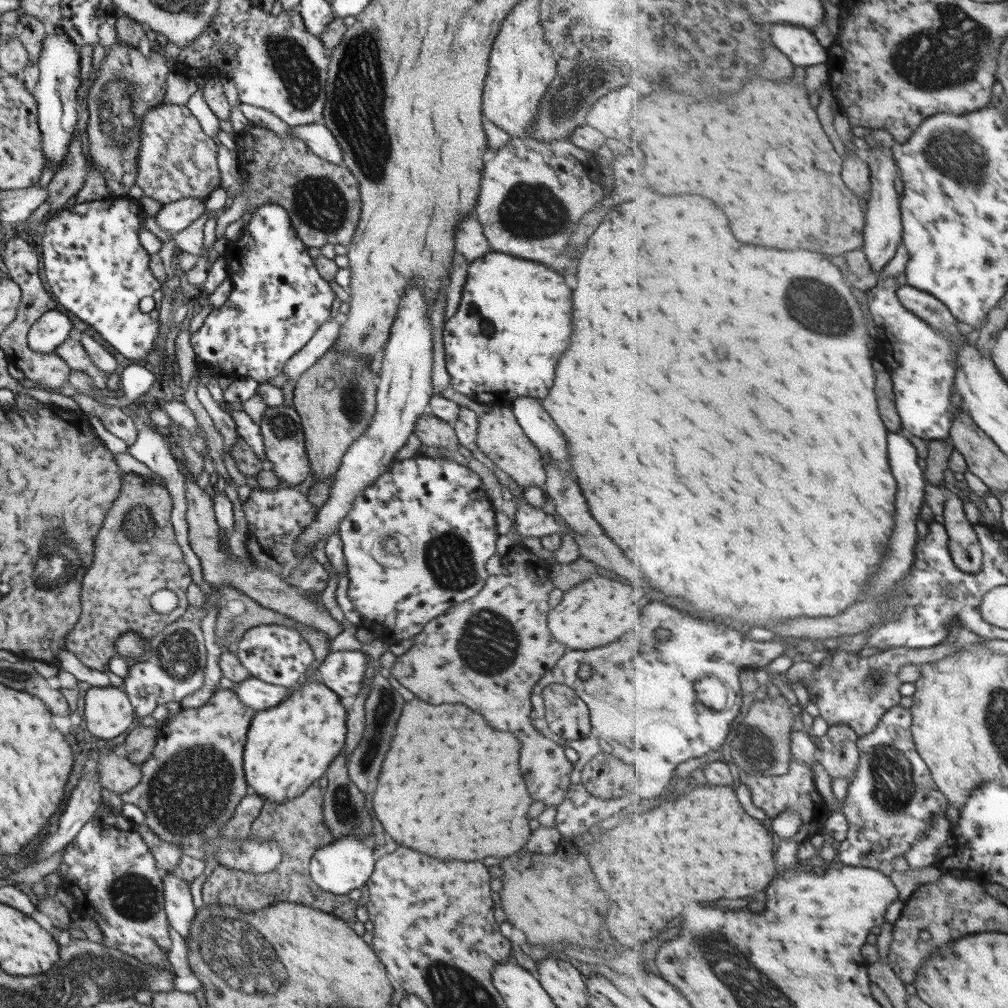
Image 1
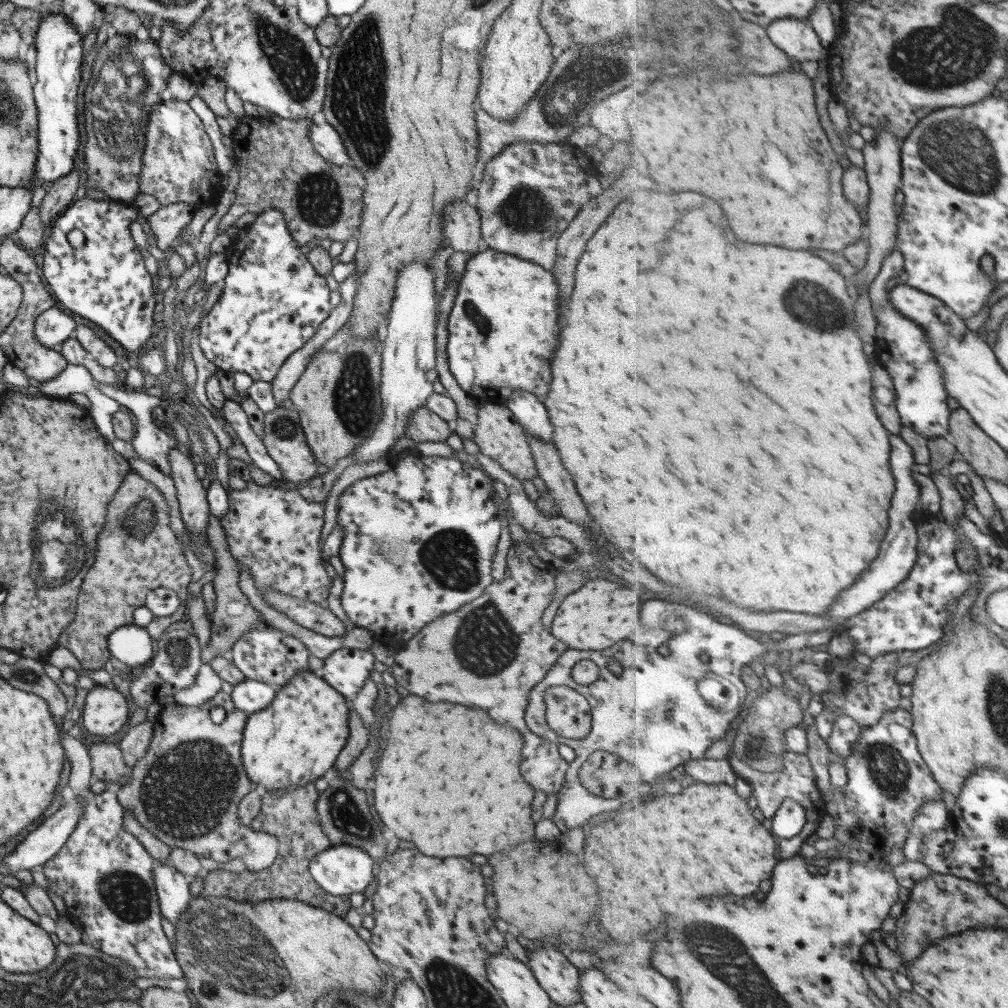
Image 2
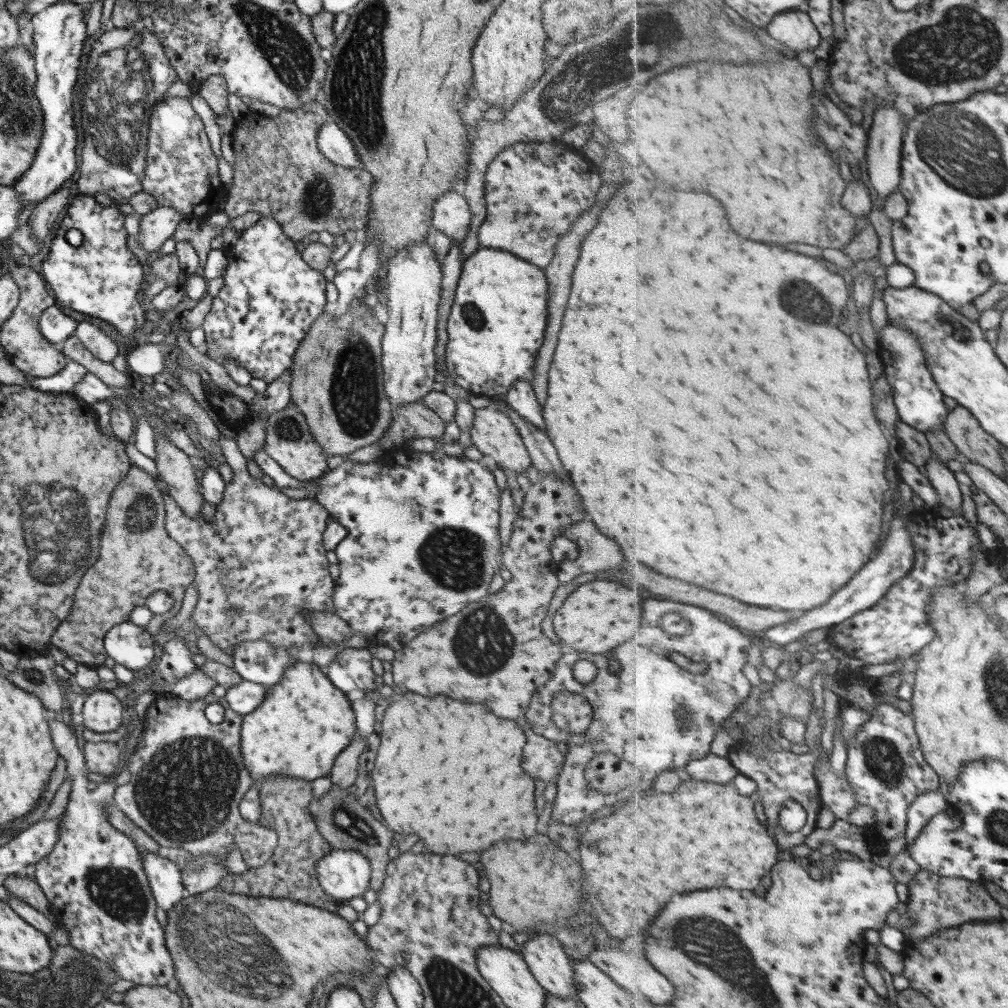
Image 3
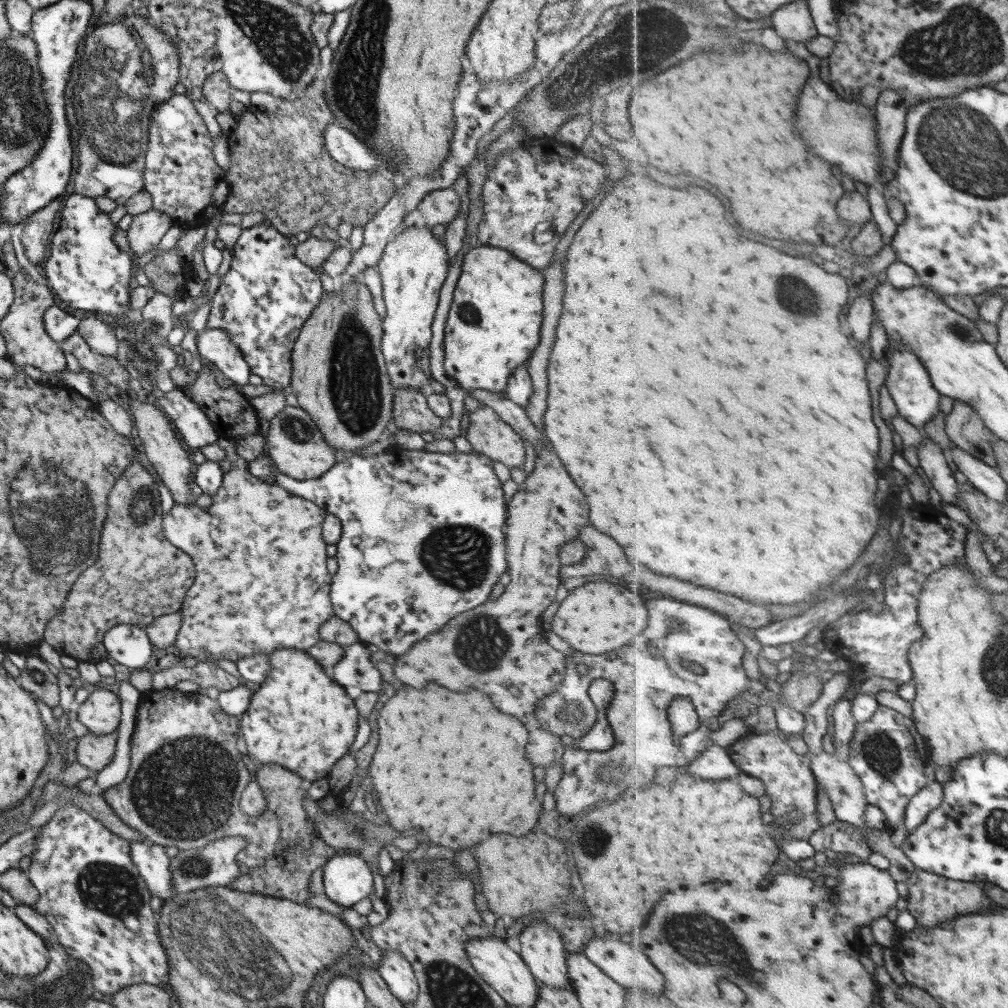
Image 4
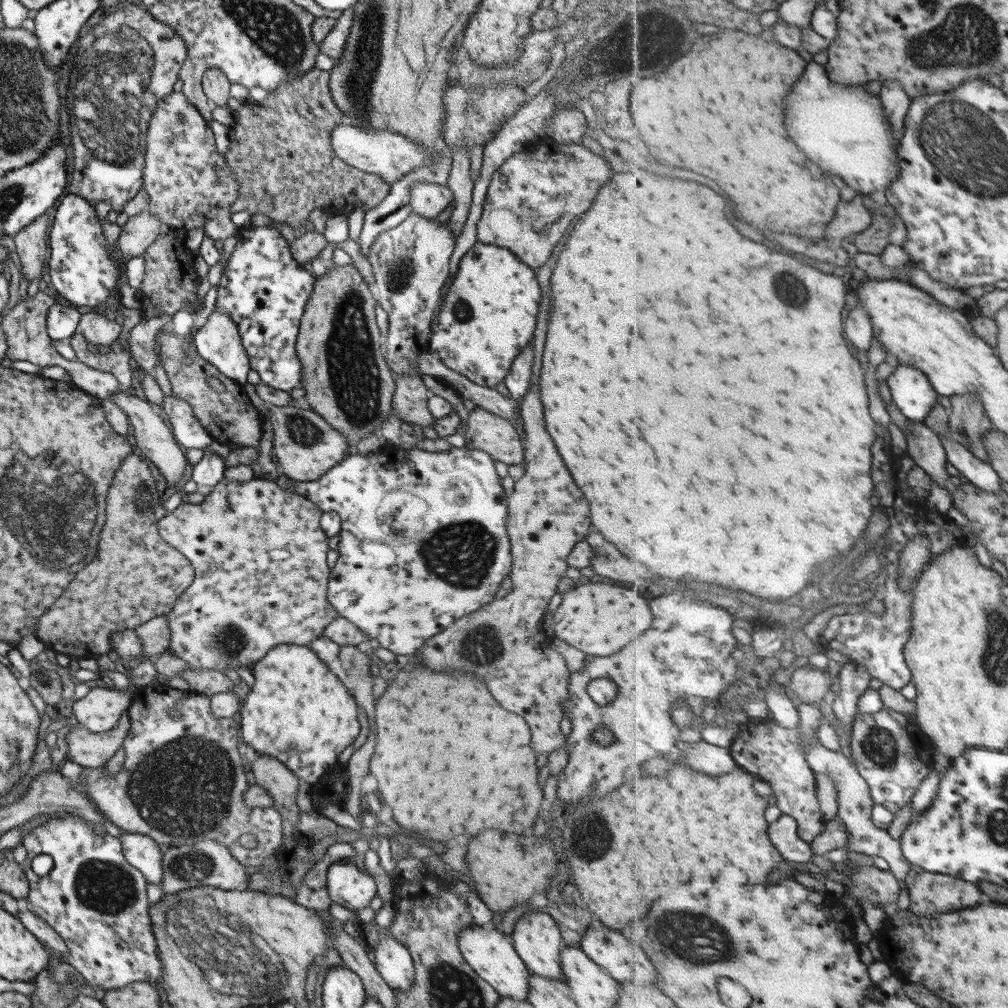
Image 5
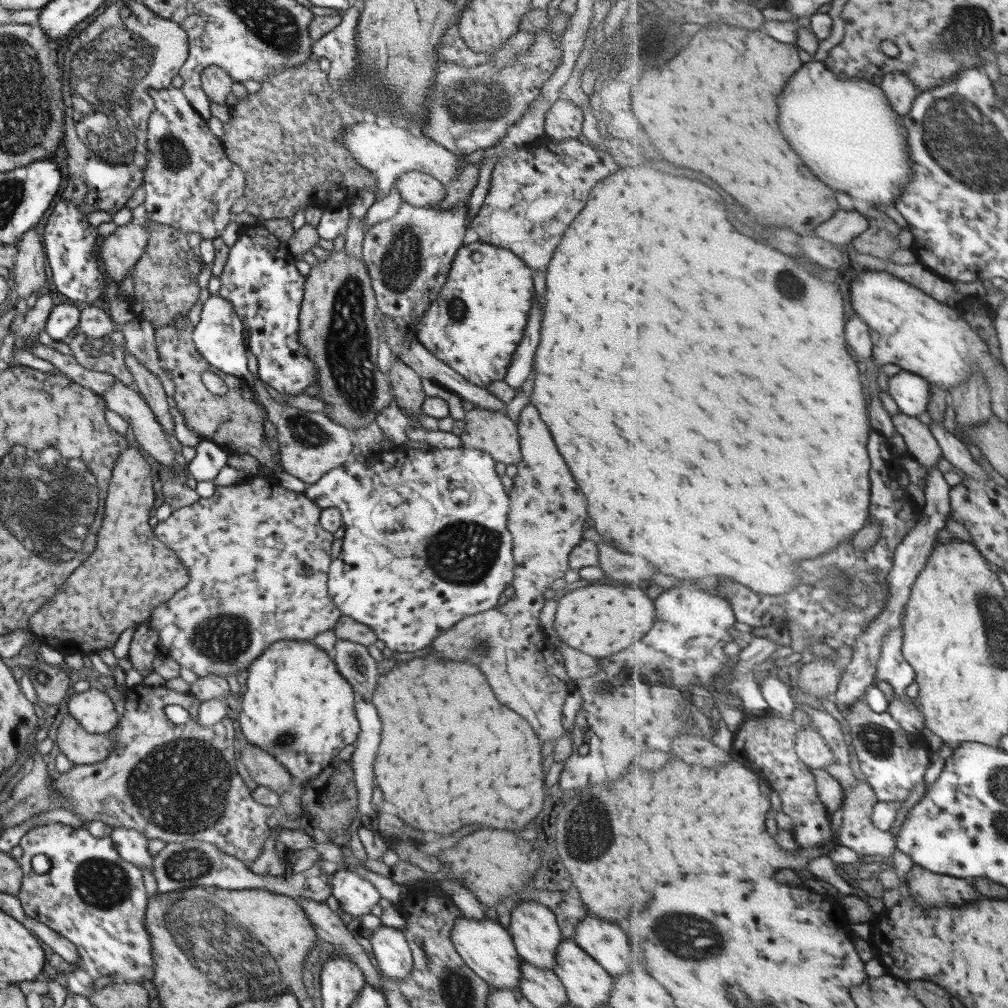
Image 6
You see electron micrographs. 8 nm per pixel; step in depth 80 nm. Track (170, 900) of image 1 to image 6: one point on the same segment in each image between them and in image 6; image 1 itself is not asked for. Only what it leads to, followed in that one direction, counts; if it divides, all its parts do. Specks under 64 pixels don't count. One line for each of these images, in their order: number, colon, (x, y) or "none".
2: (171, 887)
3: (163, 877)
4: (152, 863)
5: (140, 851)
6: (131, 846)

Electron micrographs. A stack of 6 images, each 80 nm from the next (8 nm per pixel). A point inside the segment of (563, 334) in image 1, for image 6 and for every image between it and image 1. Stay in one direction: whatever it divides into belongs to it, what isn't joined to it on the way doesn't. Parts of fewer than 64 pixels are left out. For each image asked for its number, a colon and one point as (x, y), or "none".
2: (503, 321)
3: (495, 326)
4: (493, 323)
5: (488, 313)
6: (474, 323)

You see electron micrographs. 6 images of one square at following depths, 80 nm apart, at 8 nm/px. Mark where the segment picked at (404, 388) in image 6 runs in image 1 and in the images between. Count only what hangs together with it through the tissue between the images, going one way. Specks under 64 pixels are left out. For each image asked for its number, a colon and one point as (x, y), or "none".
1: (431, 431)
2: (423, 425)
3: (412, 420)
4: (409, 410)
5: (409, 397)

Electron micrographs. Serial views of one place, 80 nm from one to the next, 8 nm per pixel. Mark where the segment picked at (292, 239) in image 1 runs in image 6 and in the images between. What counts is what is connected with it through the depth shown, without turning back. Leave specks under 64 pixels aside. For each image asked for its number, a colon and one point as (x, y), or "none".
2: (272, 301)
3: (269, 297)
4: (262, 301)
5: (263, 289)
6: (259, 280)

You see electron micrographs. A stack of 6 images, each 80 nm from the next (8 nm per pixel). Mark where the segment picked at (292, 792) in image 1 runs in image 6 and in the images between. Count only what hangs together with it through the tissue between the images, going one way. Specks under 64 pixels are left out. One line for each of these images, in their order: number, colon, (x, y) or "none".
2: (291, 742)
3: (303, 722)
4: (299, 719)
5: (297, 711)
6: (295, 707)

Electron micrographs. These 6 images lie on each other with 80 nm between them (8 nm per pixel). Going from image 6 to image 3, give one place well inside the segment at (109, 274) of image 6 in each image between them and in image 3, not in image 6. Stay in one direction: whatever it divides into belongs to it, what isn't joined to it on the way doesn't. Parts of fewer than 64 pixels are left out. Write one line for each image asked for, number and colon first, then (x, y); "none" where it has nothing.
3: (154, 227)
4: (144, 231)
5: (139, 231)

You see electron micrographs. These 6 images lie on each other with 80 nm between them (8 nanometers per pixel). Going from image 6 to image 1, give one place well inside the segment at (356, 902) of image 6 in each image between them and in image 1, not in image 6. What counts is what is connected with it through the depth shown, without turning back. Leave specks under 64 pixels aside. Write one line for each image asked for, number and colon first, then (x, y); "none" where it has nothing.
1: (346, 863)
2: (340, 870)
3: (342, 874)
4: (346, 879)
5: (348, 886)

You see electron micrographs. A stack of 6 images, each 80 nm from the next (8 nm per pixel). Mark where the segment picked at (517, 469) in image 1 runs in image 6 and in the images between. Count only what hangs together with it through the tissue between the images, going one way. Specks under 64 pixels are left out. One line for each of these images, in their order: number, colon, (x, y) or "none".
2: (497, 434)
3: (491, 432)
4: (487, 434)
5: (483, 430)
6: (493, 432)

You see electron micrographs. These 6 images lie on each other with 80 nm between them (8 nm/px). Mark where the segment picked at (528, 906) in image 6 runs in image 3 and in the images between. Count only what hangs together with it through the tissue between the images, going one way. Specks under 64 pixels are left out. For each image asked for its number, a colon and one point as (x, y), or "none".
3: (546, 960)
4: (540, 947)
5: (536, 938)

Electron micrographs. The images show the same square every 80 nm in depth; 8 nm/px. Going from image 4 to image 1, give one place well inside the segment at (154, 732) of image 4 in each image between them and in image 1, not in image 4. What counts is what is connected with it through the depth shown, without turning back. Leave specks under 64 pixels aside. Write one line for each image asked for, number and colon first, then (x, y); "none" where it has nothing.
1: (189, 786)
2: (185, 789)
3: (187, 775)

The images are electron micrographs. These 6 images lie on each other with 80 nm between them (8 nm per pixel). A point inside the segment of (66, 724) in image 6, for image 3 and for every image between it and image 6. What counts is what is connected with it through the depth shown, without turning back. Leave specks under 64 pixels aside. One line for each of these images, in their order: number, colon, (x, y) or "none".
3: (102, 757)
4: (92, 751)
5: (88, 749)

